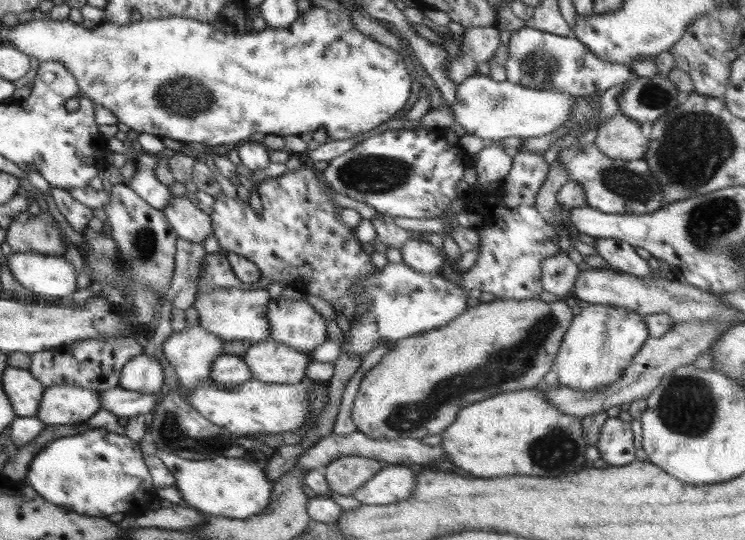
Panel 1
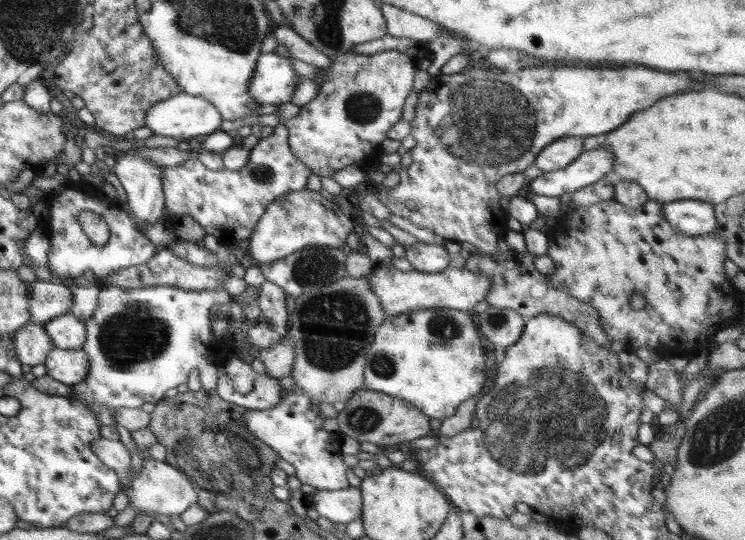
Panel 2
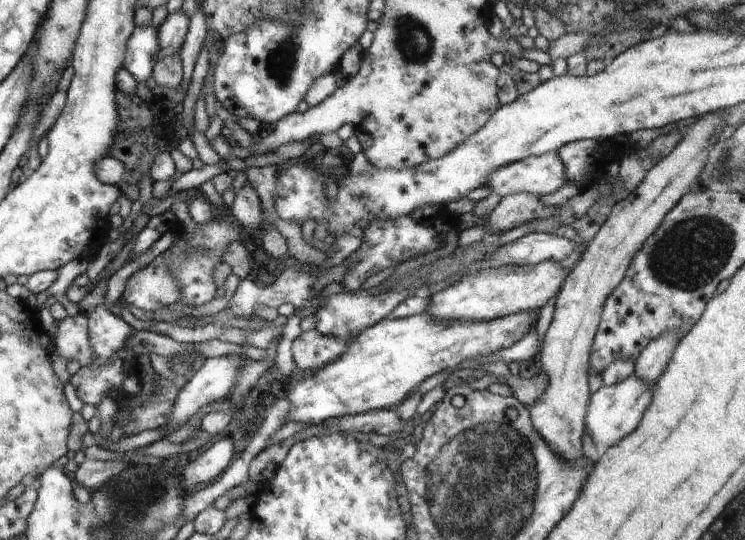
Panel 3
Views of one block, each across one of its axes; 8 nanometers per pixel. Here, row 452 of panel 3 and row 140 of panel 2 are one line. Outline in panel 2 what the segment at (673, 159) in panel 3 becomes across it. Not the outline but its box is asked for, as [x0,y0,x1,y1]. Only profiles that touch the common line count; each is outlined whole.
[533,136,583,172]

